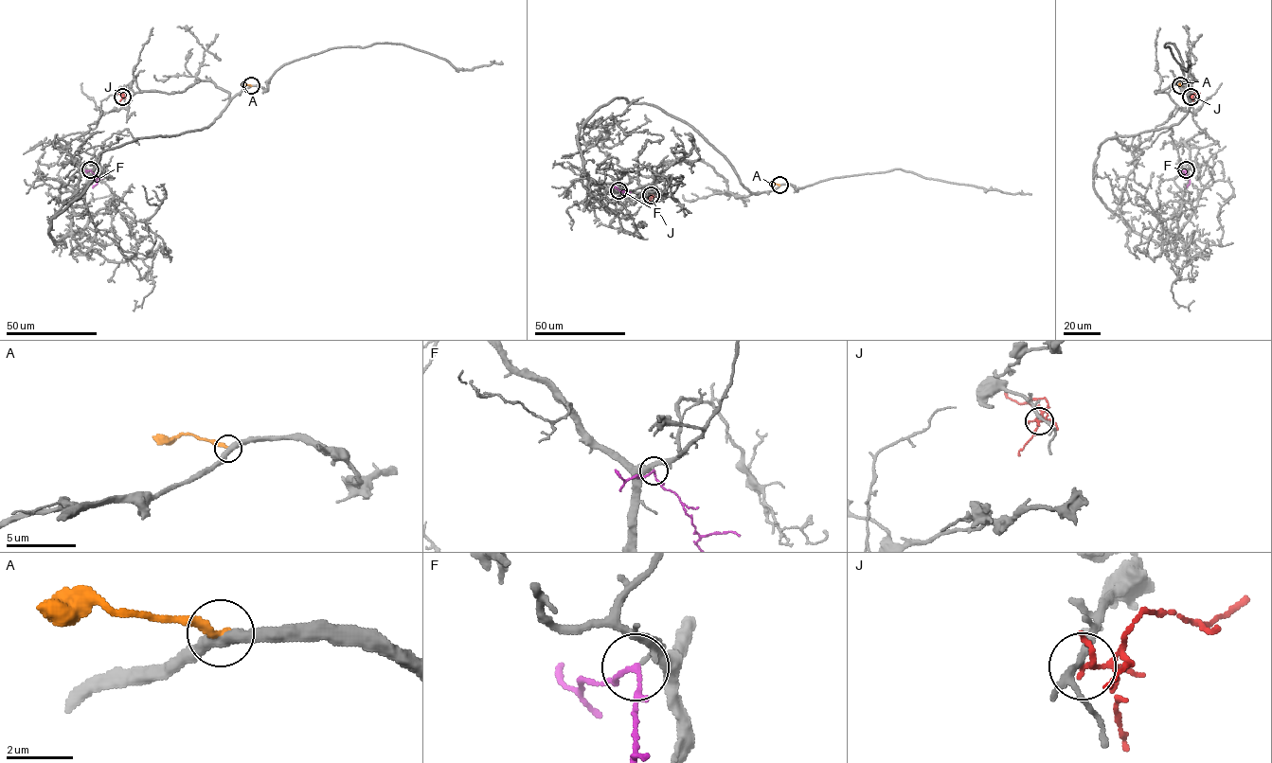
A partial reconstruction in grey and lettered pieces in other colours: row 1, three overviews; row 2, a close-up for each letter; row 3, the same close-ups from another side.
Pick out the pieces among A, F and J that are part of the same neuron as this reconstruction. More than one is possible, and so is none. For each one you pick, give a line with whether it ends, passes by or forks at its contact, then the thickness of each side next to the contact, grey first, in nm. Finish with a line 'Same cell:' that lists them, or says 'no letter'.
F: it forks there; 240 nm thick on the grey side, 100 nm on the other
Same cell: F

